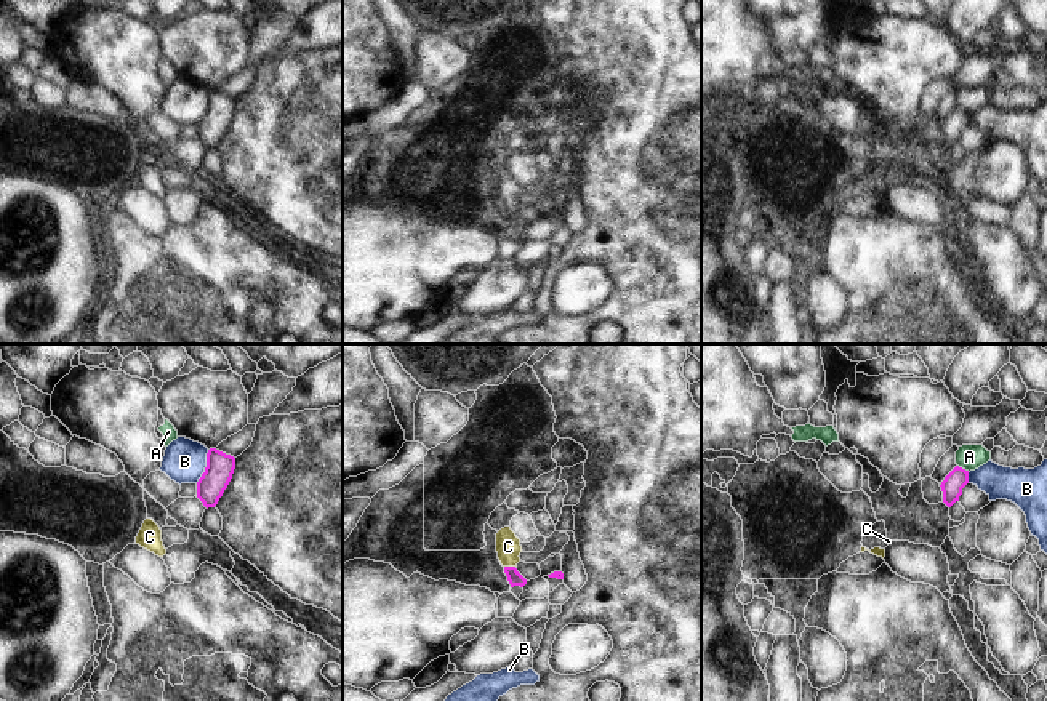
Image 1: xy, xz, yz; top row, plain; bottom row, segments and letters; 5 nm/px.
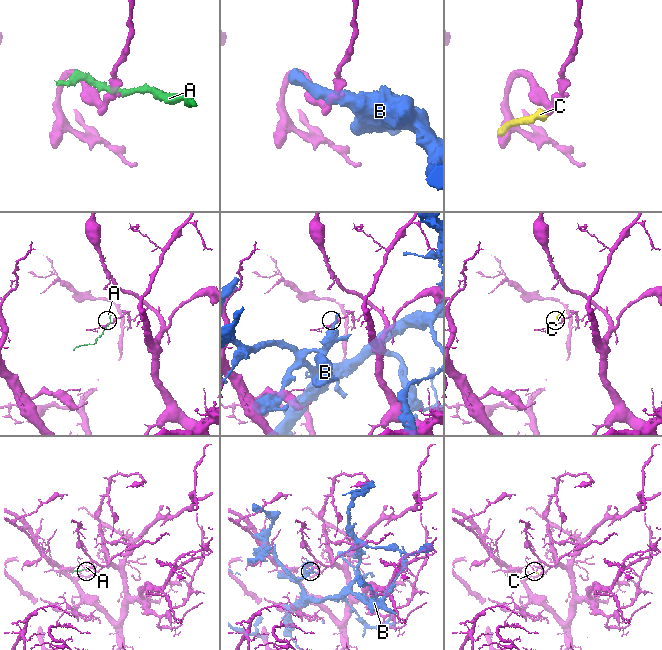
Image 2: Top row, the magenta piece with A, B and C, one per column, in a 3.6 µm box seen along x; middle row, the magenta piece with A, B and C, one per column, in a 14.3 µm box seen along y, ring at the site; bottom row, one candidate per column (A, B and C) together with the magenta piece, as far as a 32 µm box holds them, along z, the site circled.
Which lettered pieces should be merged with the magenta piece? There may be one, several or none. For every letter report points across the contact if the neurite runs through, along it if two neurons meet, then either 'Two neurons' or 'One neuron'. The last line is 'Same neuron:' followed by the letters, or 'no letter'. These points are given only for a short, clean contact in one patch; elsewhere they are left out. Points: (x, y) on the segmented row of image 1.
A: Boundary: yz (958, 464), (969, 471). Two neurons
B: Two neurons
C: Path across: xz (514, 578), (509, 567), (508, 546). One neuron
Same neuron: C

